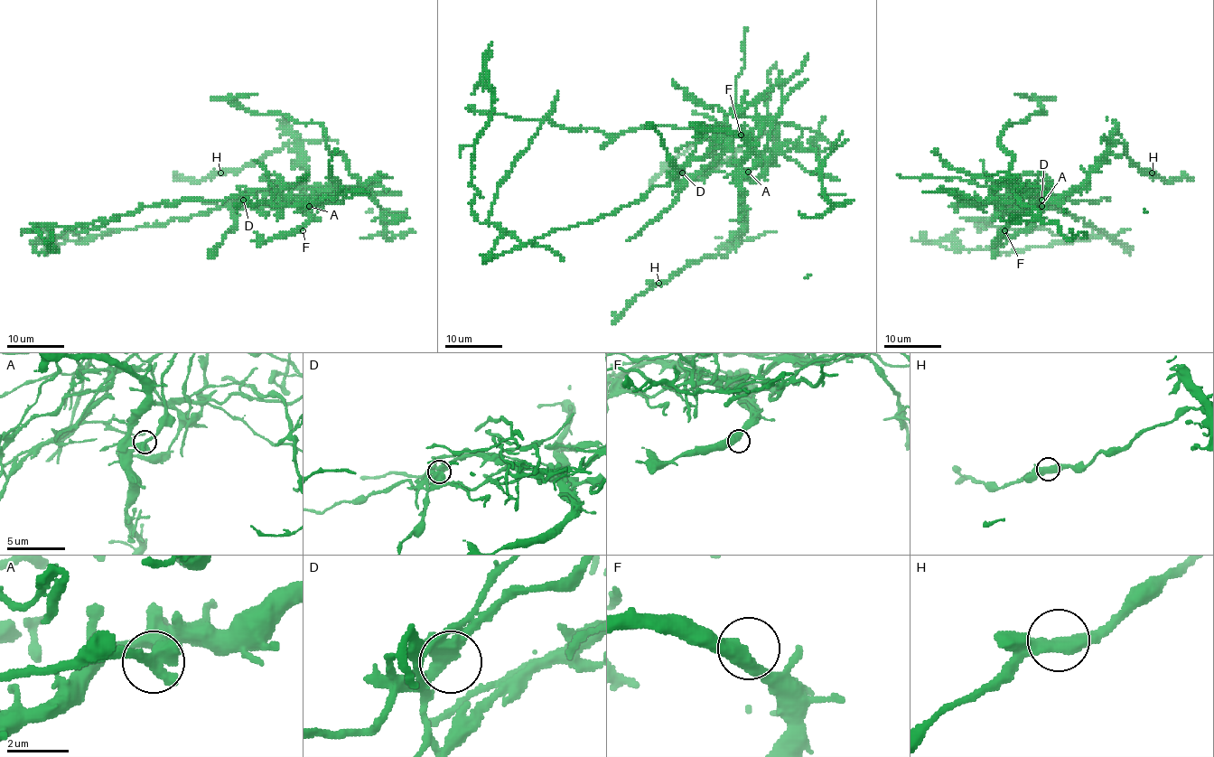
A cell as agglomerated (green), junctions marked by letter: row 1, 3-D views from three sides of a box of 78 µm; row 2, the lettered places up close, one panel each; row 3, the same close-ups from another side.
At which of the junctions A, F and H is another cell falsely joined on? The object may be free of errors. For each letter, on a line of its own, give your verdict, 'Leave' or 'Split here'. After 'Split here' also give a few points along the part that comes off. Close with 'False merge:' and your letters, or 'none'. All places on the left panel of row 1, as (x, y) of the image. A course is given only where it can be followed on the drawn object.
A: Split here. Course of the part to remove: (310, 206), (324, 202), (228, 204), (91, 238), (71, 233), (32, 241), (45, 253), (53, 248), (32, 230)
F: Leave
H: Leave
False merge: A

